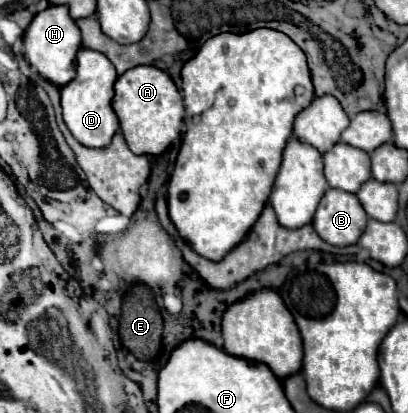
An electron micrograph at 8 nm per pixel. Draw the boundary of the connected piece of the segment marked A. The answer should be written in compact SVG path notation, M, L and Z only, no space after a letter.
M138 65L138 67L128 69L124 75L120 75L120 77L116 79L114 89L116 89L116 95L114 95L112 107L114 107L114 111L116 111L118 119L120 119L120 129L122 129L122 135L126 137L126 143L128 143L128 147L130 147L130 151L132 151L132 153L136 153L136 155L160 155L160 153L164 153L175 146L178 146L178 153L180 153L180 147L182 147L182 127L186 125L186 105L184 105L184 91L182 91L182 85L180 90L169 73L165 70L158 69L158 67L154 67L154 65Z

